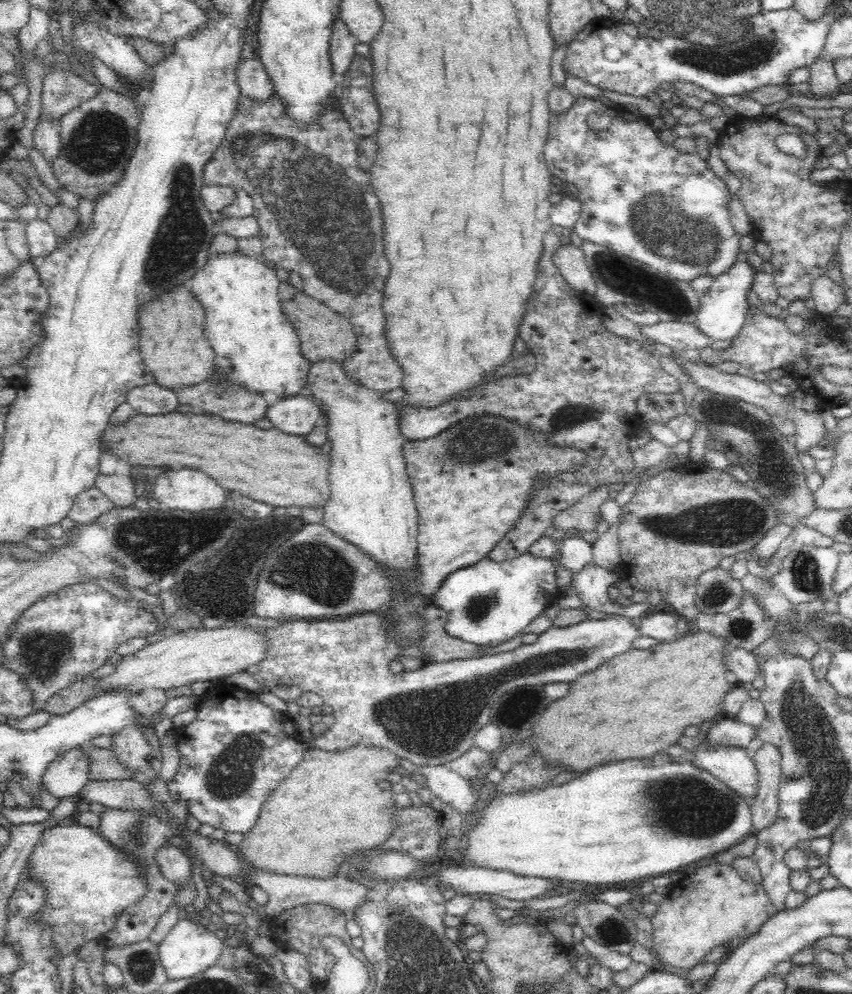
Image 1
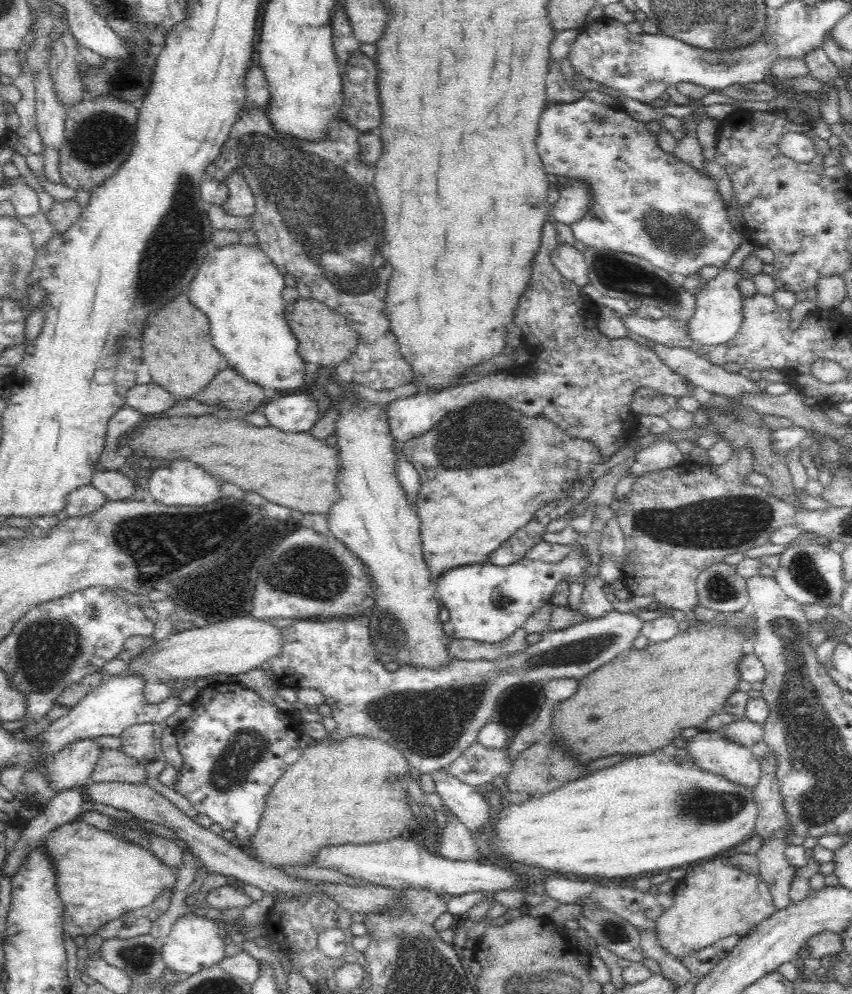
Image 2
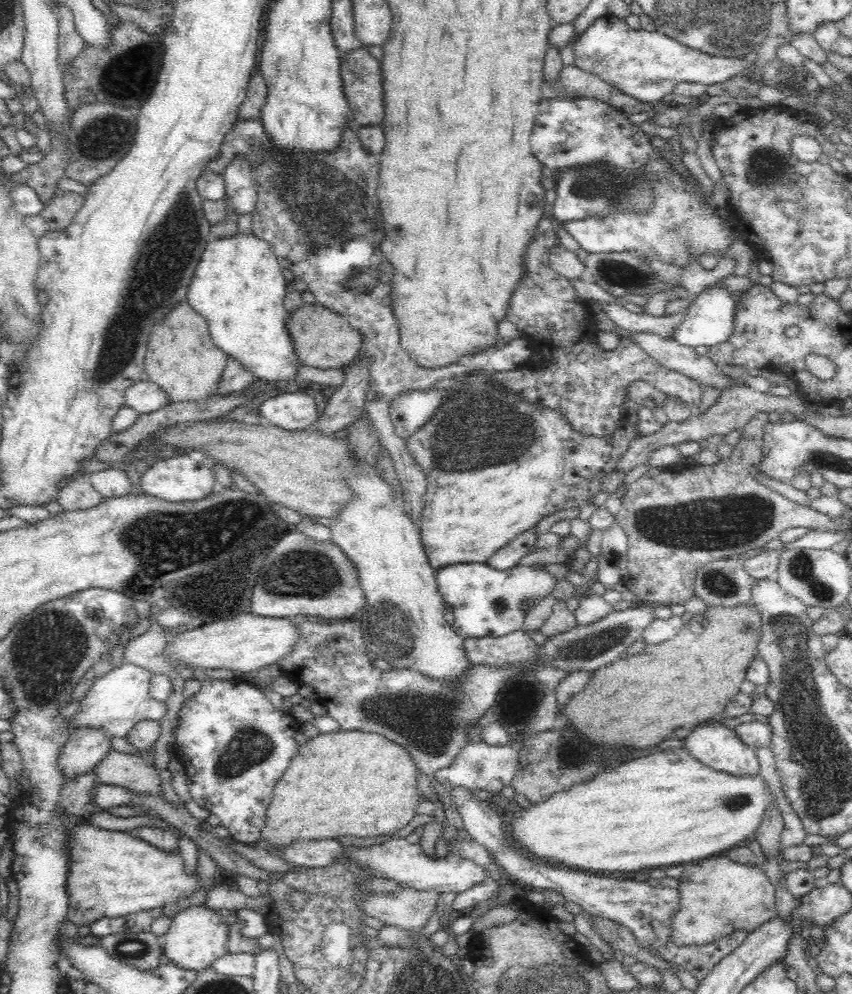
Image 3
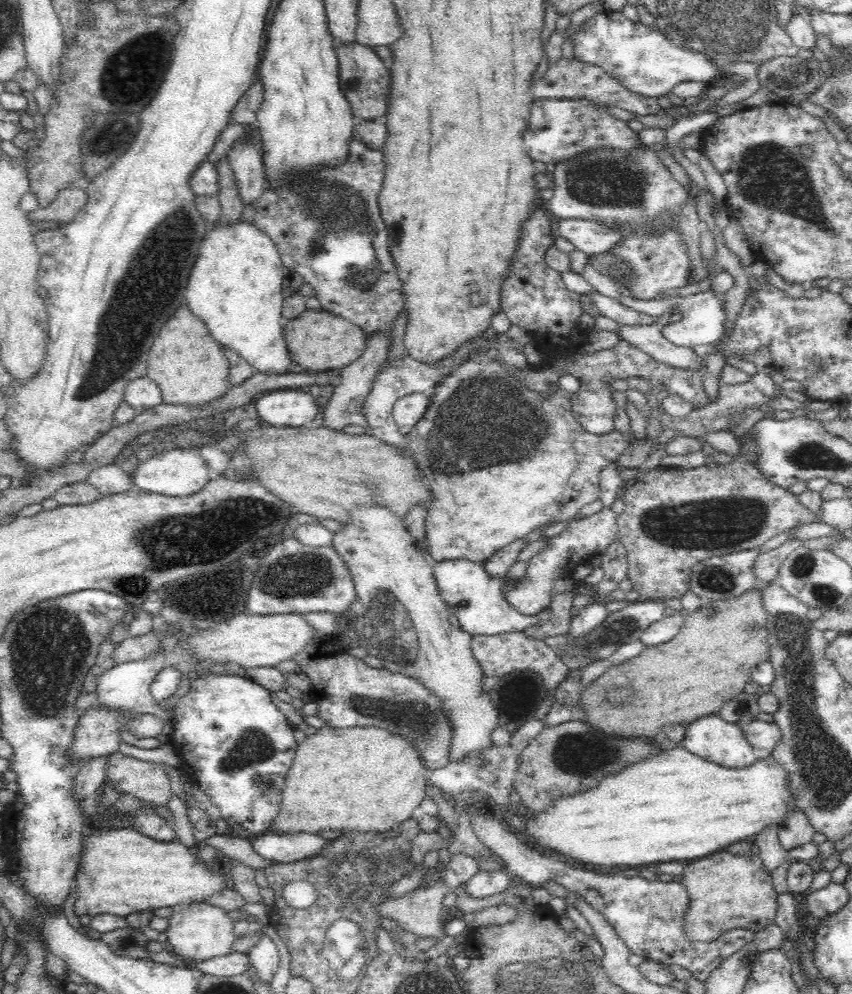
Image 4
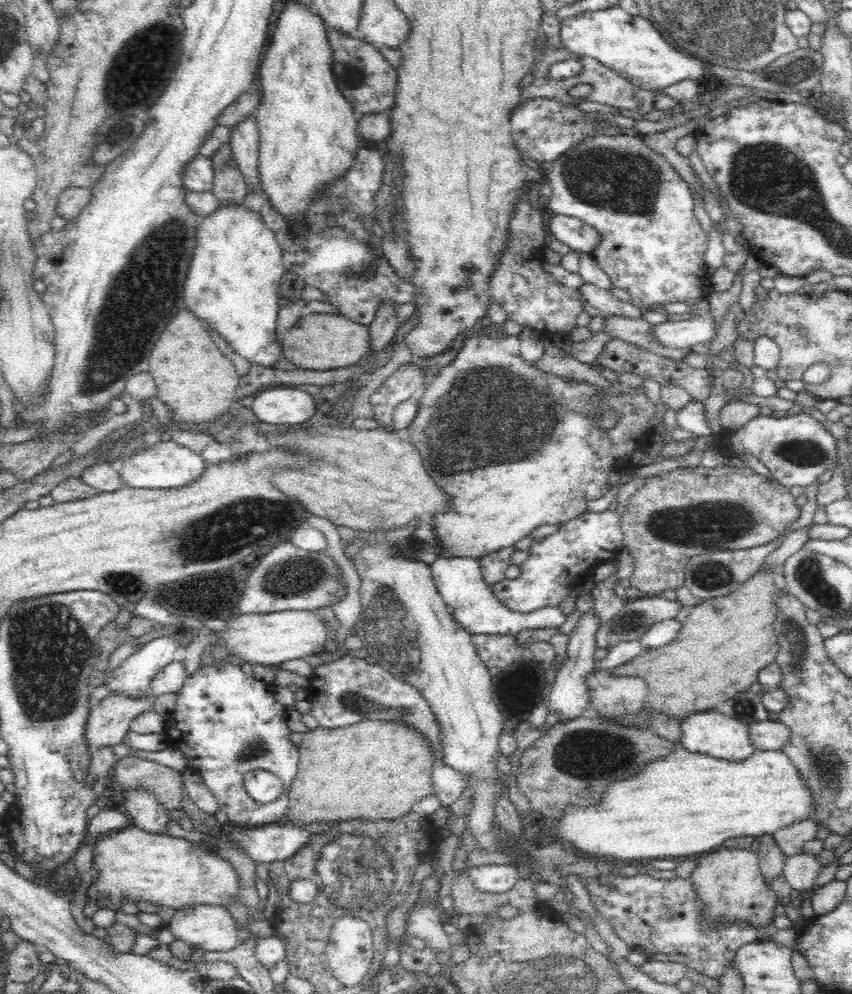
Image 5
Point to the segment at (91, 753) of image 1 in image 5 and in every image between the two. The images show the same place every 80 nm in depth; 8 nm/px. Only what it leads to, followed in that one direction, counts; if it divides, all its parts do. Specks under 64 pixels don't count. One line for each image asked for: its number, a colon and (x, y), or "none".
2: (113, 765)
3: (134, 773)
4: (147, 781)
5: (132, 772)

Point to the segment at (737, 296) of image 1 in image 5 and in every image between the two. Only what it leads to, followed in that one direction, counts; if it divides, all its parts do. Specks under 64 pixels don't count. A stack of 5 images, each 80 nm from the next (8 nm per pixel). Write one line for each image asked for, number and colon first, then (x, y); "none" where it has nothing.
2: (717, 317)
3: (709, 320)
4: (703, 317)
5: (683, 334)

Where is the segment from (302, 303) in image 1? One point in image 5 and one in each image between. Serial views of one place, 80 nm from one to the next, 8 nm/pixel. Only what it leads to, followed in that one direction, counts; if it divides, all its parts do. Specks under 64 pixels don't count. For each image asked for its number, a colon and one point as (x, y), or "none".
2: (325, 338)
3: (322, 339)
4: (318, 341)
5: (318, 341)

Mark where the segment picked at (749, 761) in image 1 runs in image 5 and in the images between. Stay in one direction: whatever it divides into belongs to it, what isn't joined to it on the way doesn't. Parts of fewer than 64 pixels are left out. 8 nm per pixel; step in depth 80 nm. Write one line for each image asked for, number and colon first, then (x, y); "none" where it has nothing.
2: (712, 751)
3: (719, 747)
4: (711, 737)
5: (710, 732)

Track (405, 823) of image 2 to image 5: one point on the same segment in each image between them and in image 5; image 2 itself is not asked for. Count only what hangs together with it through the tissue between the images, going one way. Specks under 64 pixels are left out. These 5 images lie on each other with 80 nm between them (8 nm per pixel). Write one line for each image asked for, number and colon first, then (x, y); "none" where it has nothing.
3: (346, 783)
4: (362, 777)
5: (376, 769)

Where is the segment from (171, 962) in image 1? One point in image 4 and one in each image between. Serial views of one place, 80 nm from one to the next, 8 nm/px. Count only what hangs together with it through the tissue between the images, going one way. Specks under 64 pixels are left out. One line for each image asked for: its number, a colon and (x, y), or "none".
2: (194, 943)
3: (197, 935)
4: (200, 930)

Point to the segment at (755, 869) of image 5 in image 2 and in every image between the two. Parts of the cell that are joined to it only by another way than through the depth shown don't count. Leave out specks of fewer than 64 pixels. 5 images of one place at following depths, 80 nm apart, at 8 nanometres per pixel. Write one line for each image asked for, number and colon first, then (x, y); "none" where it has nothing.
2: (714, 899)
3: (718, 895)
4: (726, 891)

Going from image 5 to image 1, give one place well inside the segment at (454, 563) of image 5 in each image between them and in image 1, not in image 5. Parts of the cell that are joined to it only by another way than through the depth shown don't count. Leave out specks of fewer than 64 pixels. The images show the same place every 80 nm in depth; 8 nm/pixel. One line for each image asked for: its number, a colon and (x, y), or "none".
1: (488, 603)
2: (487, 603)
3: (486, 602)
4: (476, 599)

